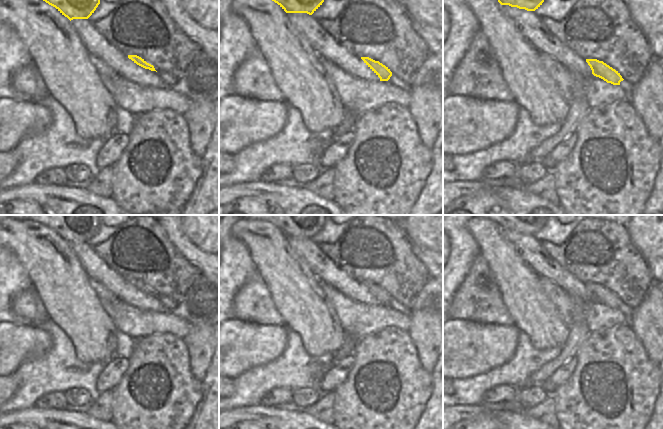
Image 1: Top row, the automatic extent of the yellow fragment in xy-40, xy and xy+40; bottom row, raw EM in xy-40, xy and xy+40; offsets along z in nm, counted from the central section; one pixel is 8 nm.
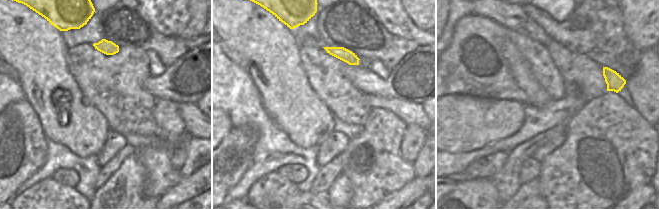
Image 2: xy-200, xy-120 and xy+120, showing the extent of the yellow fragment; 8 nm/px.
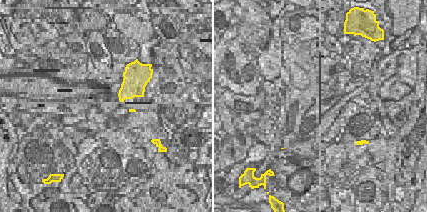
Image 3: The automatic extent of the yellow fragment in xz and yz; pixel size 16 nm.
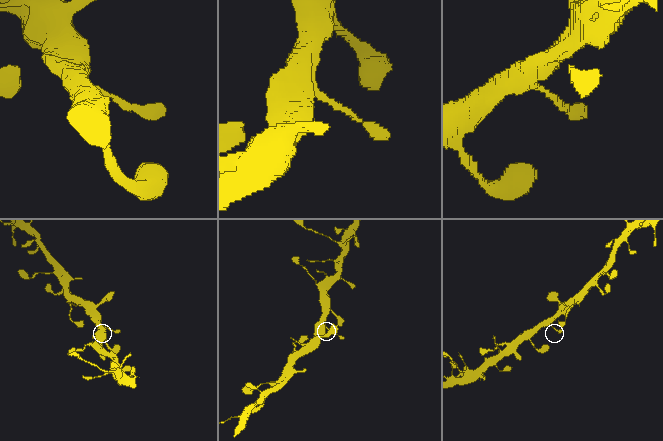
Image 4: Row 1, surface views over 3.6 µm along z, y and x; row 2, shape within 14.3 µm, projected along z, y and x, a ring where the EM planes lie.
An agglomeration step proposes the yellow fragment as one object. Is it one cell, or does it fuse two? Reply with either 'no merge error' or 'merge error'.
no merge error

